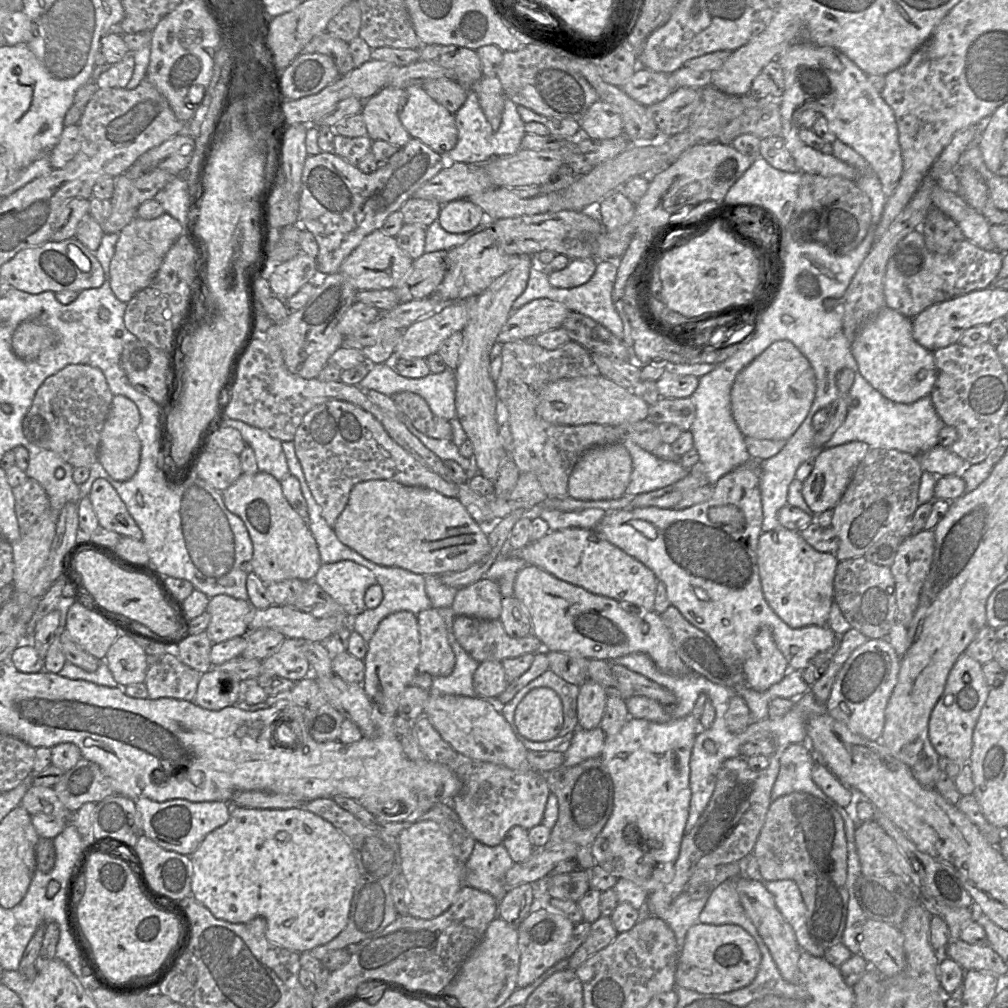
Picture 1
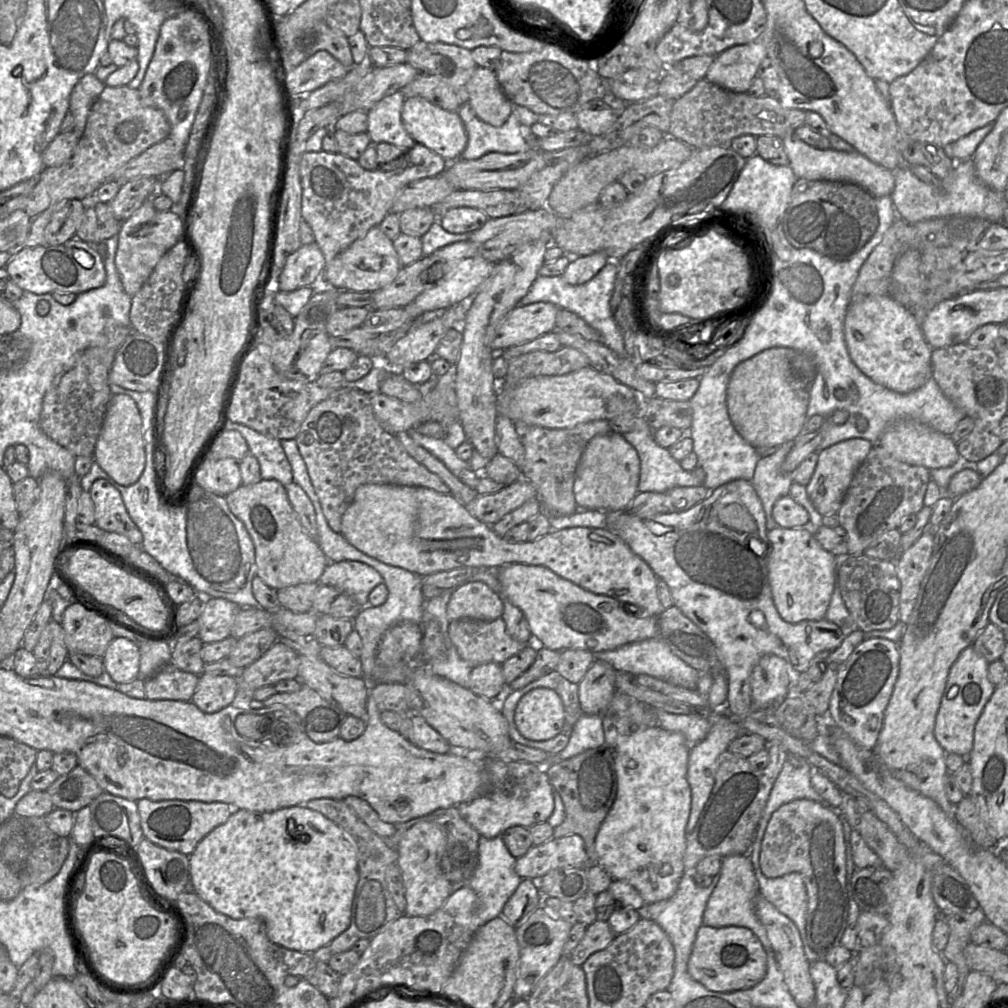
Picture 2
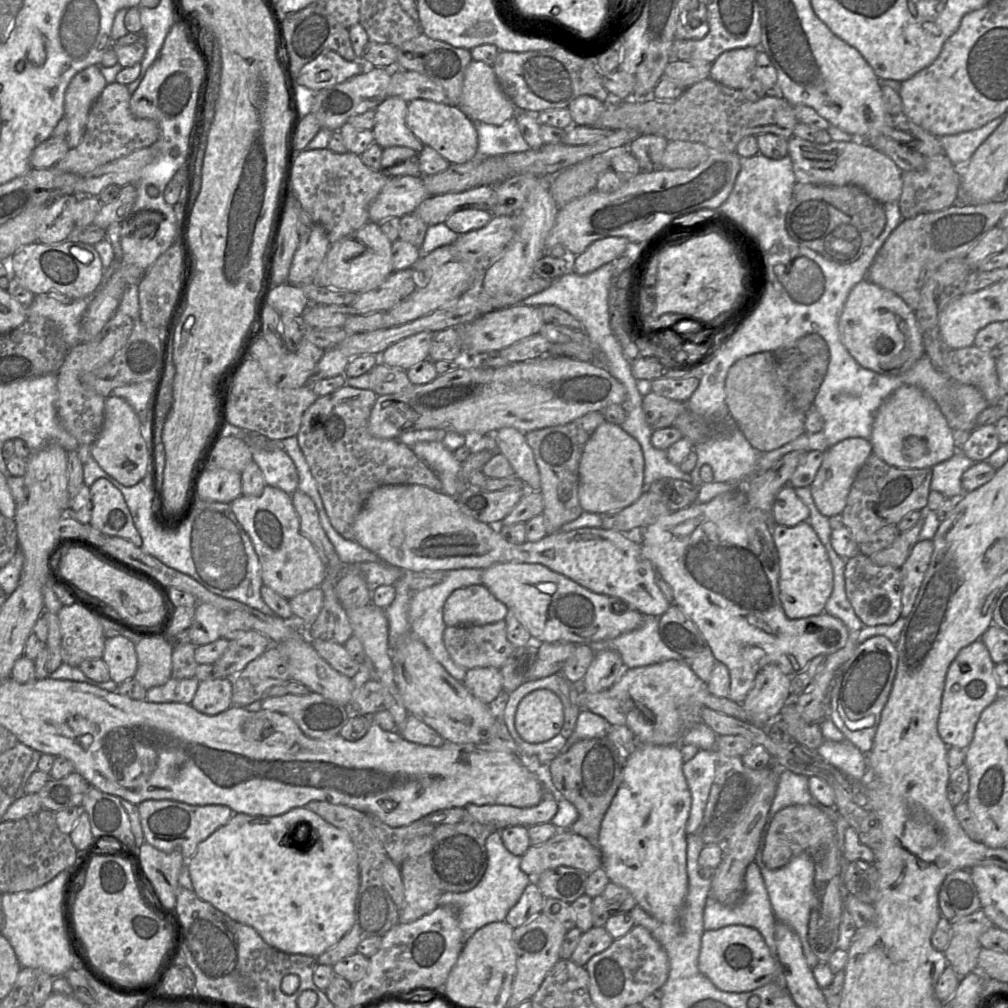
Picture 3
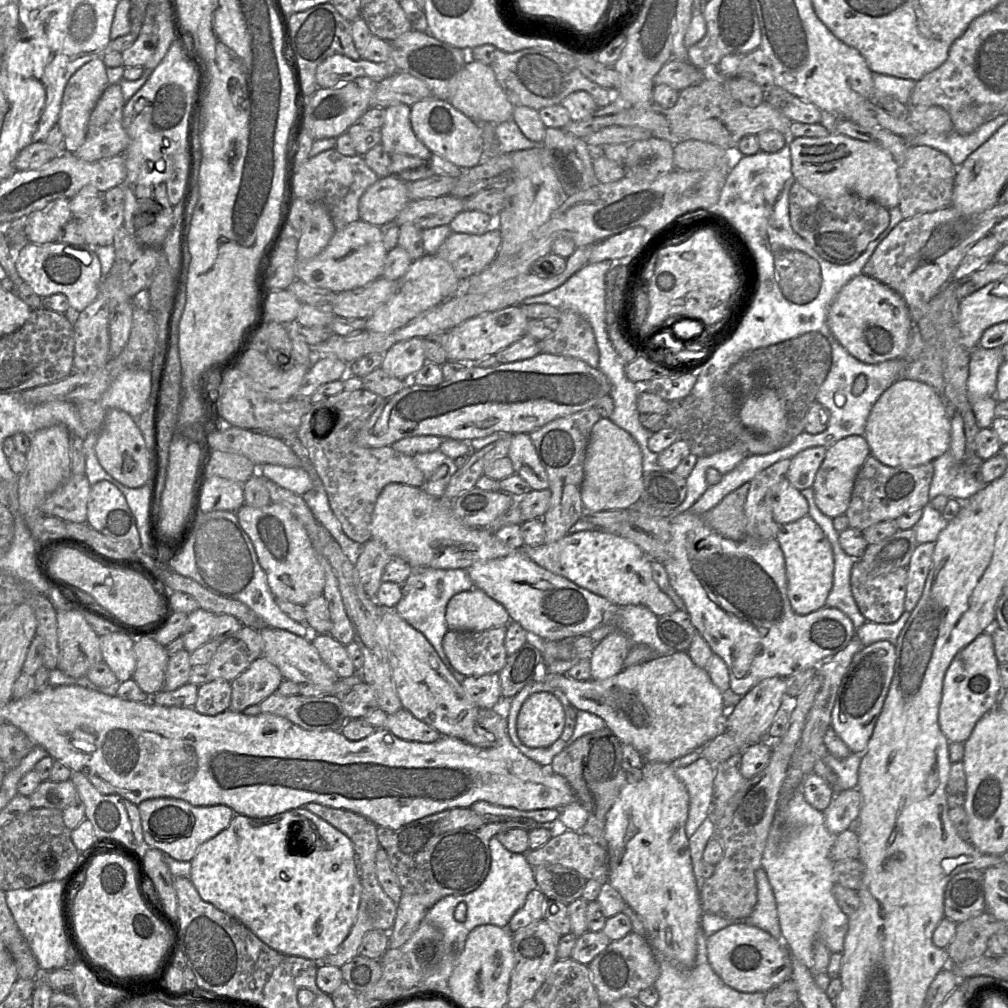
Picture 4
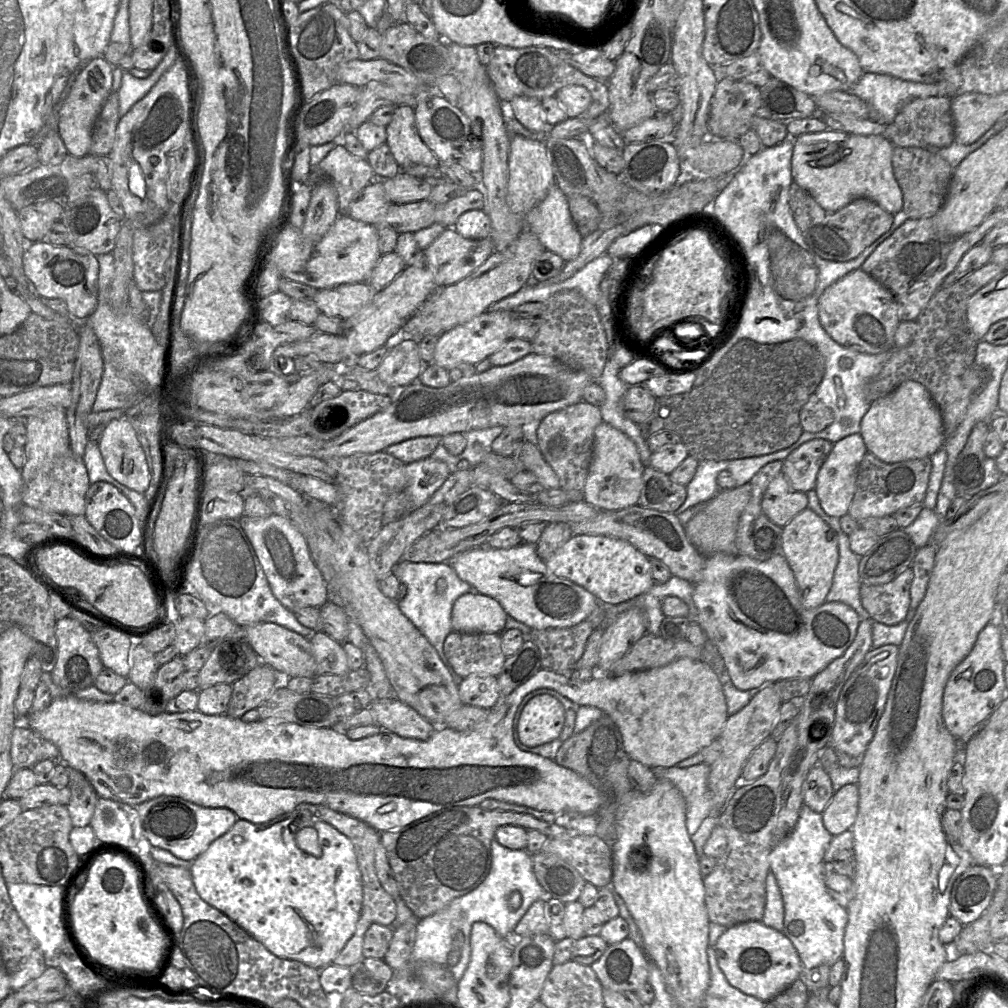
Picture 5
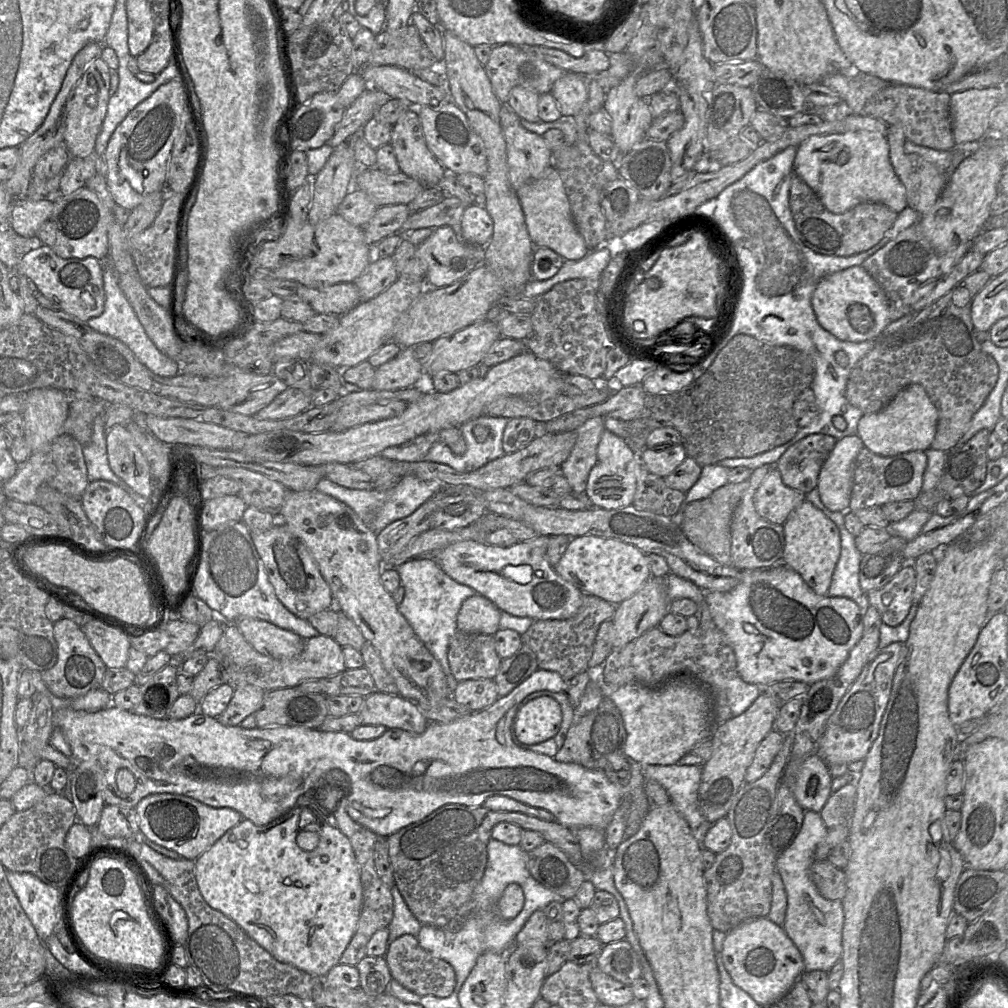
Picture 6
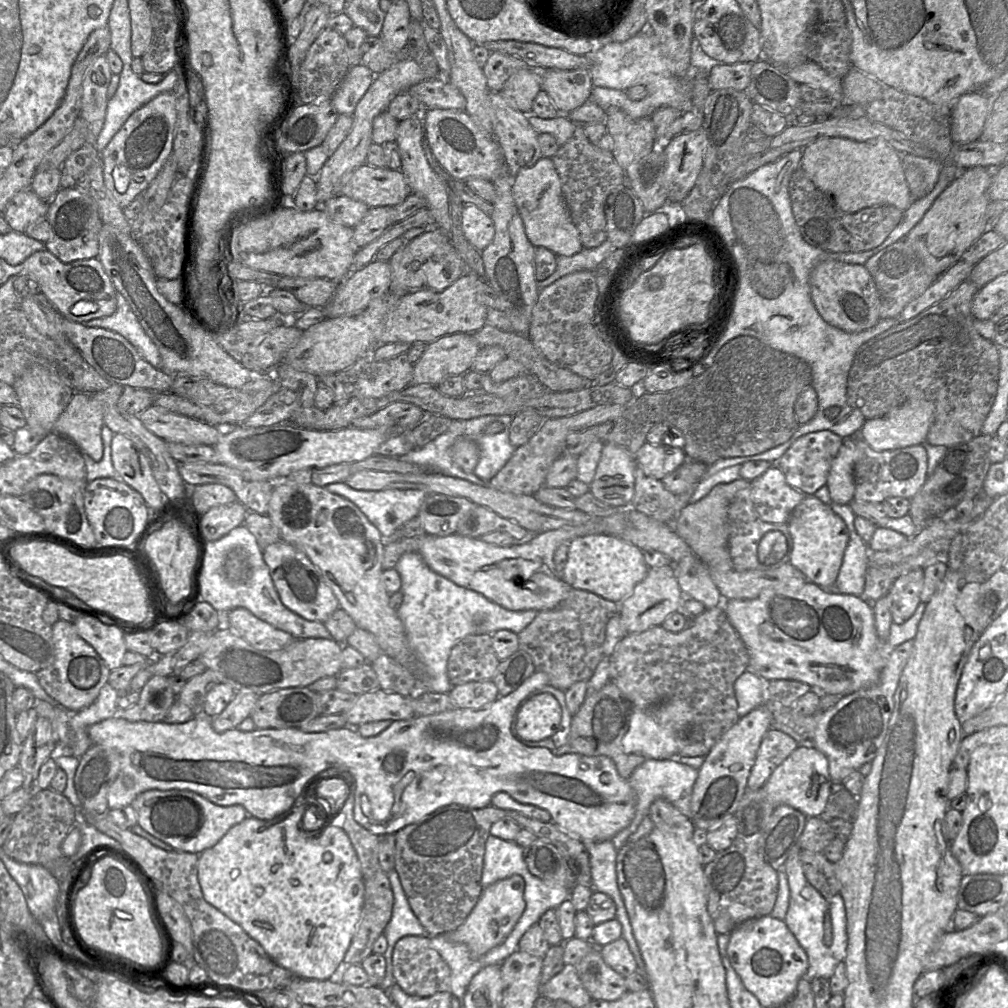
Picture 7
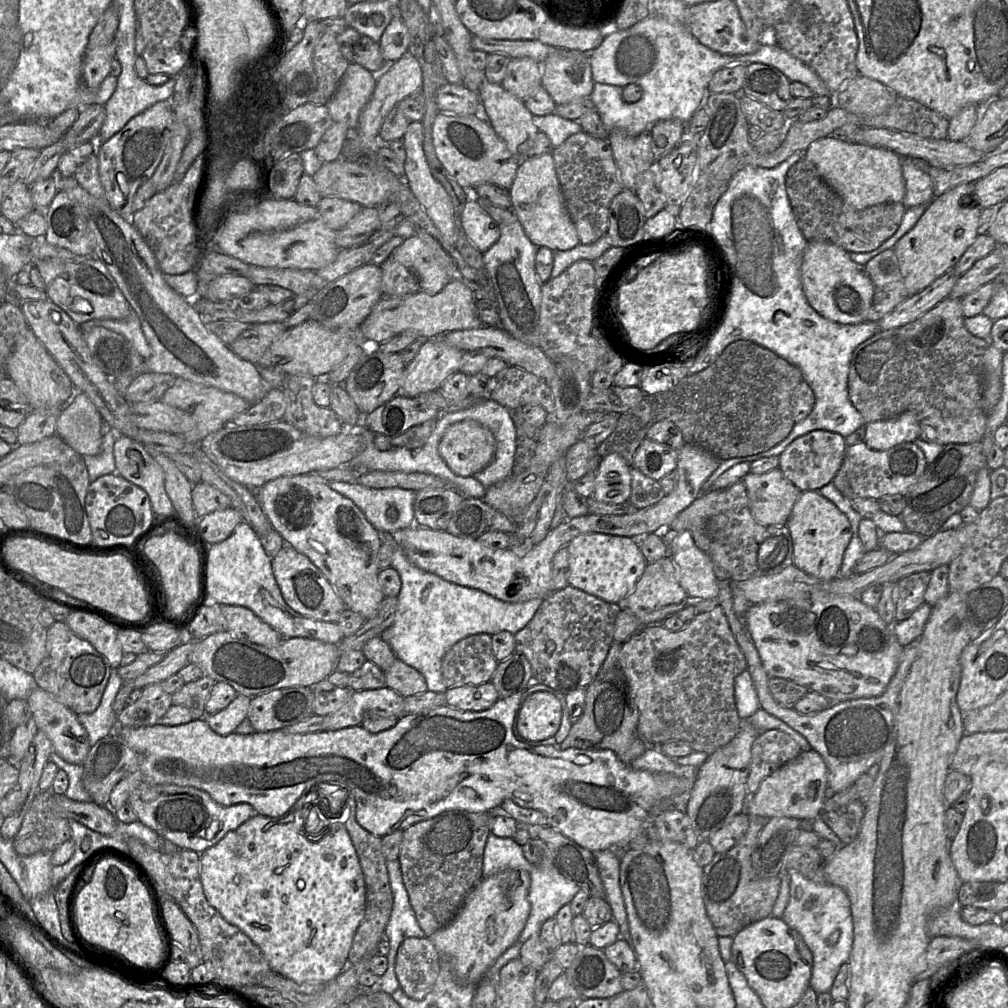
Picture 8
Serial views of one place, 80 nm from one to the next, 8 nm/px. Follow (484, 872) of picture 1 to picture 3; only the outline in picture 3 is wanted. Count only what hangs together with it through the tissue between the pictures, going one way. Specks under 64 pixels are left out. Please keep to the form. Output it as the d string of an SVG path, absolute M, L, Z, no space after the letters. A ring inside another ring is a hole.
M501 831L492 833L486 839L488 856L487 869L480 882L465 892L442 892L439 906L449 907L456 914L459 926L464 933L464 945L481 927L505 921L510 909L519 901L529 883L534 881L520 868L521 857L512 854L501 840Z

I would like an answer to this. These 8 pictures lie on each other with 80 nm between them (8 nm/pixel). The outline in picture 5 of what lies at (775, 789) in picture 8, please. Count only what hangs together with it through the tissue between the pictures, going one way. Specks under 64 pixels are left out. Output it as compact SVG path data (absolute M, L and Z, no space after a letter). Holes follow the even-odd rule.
M815 765L802 785L803 805L822 814L834 793L828 773L820 765Z

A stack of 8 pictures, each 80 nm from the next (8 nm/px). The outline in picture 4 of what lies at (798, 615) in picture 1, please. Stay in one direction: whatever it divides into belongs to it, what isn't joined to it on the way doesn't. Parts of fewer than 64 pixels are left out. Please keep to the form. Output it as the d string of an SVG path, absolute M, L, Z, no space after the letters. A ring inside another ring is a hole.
M806 515L780 525L776 541L785 559L787 596L793 611L798 615L808 615L823 608L832 589L834 573L833 550L823 530Z

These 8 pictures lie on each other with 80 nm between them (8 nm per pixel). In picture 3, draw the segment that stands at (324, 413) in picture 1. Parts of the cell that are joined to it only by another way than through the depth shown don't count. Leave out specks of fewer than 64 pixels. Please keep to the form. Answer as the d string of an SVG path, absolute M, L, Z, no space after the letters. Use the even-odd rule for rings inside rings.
M345 384L318 399L305 411L297 434L298 444L317 482L317 488L333 528L345 539L353 541L353 523L369 494L382 485L417 484L440 491L442 484L435 473L406 444L397 438L374 437L368 429L369 419L378 395L371 389Z

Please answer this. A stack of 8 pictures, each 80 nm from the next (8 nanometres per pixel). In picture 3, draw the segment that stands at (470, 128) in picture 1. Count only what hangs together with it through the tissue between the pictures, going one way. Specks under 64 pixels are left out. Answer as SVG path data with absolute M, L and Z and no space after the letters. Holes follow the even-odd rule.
M516 116L502 125L487 124L478 120L472 122L478 134L478 157L526 152L531 149L521 135Z

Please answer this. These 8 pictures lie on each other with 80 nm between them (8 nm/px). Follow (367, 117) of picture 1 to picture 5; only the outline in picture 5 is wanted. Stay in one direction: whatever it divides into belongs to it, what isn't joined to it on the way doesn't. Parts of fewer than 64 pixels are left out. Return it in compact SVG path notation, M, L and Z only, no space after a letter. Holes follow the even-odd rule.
M399 105L395 108L386 133L386 144L400 168L411 164L438 167L439 159L419 136L411 106Z

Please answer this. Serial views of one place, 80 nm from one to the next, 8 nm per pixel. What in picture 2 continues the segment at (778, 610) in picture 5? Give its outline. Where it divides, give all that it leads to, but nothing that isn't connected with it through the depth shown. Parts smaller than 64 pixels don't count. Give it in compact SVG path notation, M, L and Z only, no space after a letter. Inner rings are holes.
M739 479L723 484L685 511L631 517L609 528L665 581L673 605L714 644L727 677L726 703L733 716L745 717L750 711L751 673L761 657L779 656L797 675L808 669L815 655L835 650L845 638L841 629L827 619L791 624L779 615L768 580L770 543L766 517L750 481ZM729 504L740 505L752 516L755 532L737 532L718 521L717 511Z

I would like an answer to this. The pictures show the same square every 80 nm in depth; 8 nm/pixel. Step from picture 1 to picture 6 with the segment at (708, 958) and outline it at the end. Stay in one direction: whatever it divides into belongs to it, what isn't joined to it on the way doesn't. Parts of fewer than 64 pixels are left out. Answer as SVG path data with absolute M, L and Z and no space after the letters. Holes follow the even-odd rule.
M767 917L745 921L728 932L723 943L722 961L734 984L748 993L761 1007L782 999L805 971L799 949L788 937L783 927Z

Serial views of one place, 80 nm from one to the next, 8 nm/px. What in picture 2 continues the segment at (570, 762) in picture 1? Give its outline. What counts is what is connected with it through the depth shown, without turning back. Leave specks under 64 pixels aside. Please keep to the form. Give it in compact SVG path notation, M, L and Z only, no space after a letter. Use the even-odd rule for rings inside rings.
M582 714L573 727L567 746L552 761L562 761L576 756L588 749L605 745L603 716Z

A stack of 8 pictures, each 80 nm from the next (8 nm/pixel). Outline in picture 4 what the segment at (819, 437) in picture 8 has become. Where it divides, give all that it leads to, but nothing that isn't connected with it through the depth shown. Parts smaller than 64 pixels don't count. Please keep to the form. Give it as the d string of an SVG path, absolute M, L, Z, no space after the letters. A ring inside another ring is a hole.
M823 446L810 447L791 459L786 478L794 488L802 491L812 487L826 451L827 448Z

